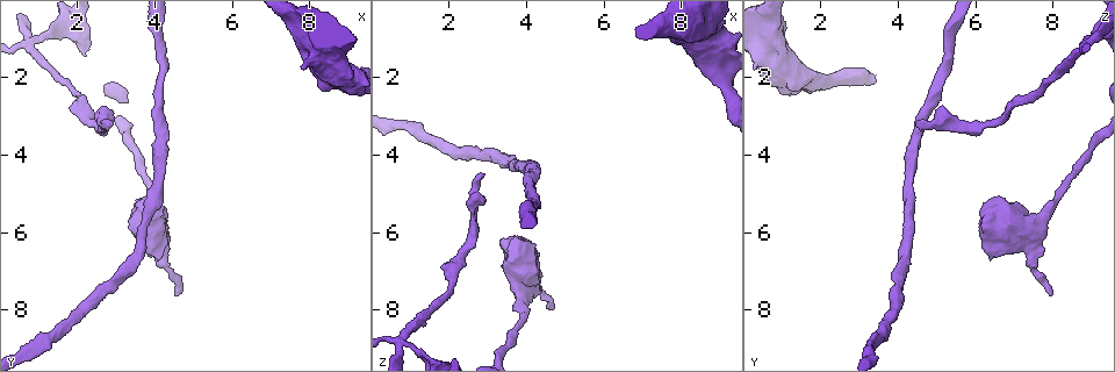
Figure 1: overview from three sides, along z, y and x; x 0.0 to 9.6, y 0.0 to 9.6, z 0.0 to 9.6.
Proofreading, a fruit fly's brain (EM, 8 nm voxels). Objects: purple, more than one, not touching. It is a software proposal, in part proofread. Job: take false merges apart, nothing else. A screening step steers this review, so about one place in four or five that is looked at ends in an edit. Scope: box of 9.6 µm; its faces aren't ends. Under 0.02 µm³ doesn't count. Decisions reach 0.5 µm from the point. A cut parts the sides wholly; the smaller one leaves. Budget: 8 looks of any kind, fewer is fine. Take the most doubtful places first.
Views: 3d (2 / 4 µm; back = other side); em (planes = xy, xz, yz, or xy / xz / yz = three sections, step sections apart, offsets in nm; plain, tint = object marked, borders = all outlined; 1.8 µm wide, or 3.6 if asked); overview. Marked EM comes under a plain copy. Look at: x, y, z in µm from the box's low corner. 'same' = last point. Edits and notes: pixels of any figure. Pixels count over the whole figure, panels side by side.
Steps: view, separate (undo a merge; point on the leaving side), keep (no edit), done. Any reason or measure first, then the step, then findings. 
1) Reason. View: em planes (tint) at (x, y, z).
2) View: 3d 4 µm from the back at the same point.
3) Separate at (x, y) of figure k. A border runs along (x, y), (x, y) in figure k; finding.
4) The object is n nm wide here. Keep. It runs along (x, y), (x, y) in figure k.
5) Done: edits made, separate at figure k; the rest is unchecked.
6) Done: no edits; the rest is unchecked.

Sharp bend. View: em planes (tint) at (0.80, 1.05, 8.85).

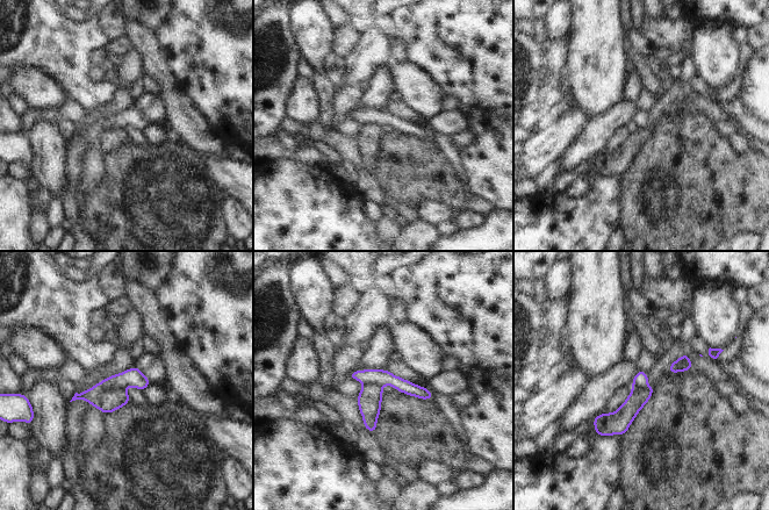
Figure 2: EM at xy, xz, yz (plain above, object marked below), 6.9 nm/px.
Separate at (113, 399) of figure 2. The part that leaves runs along (649, 389), (616, 423), (598, 432) in figure 2; two neurons meet here.

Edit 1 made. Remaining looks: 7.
Redraw. View: overview.

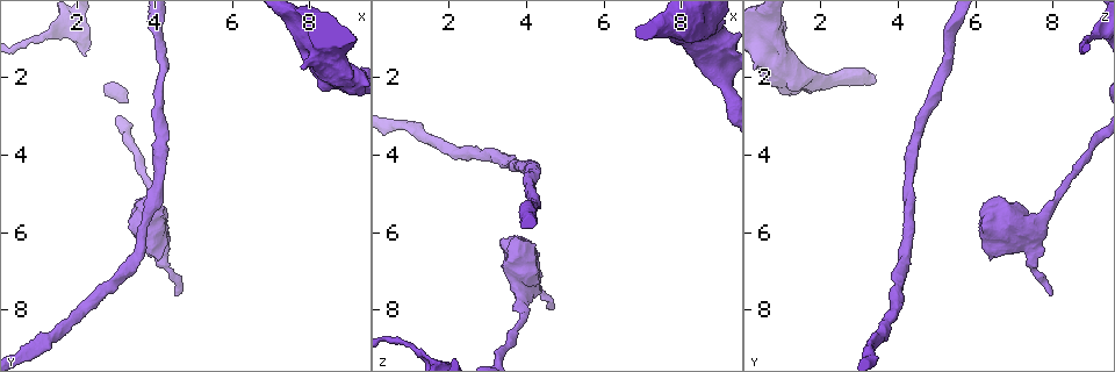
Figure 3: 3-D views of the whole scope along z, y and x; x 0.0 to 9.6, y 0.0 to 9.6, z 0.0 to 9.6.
View: em xz step 16 (tint) at (8.95, 2.10, 1.70).

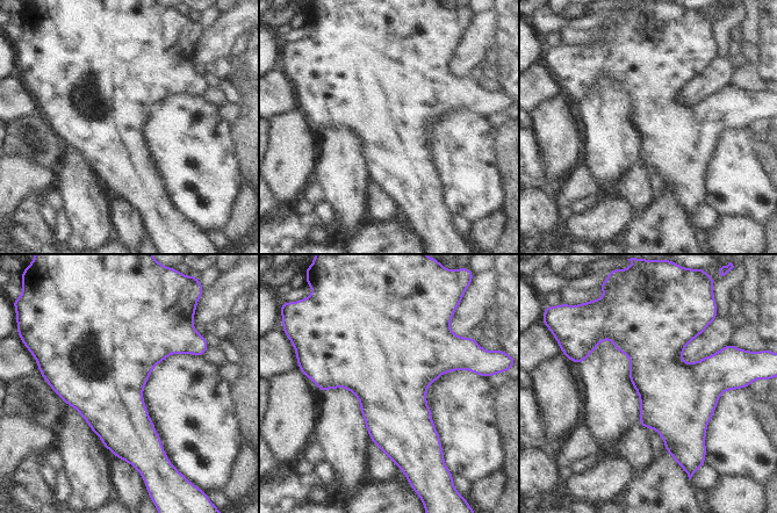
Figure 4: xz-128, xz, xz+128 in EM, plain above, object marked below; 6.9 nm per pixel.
Keep. All the same neuron.

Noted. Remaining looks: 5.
Calibre changes. View: 3d 4 µm at (3.90, 5.80, 7.55).

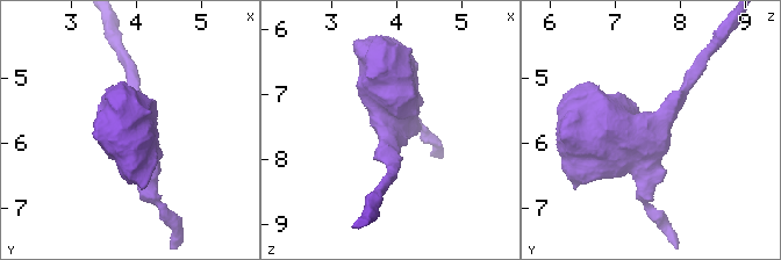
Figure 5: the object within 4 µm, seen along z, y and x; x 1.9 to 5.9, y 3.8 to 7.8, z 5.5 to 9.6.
Shape alone is not enough. View: em 3.6 µm planes (tint) at (3.85, 5.85, 7.50).

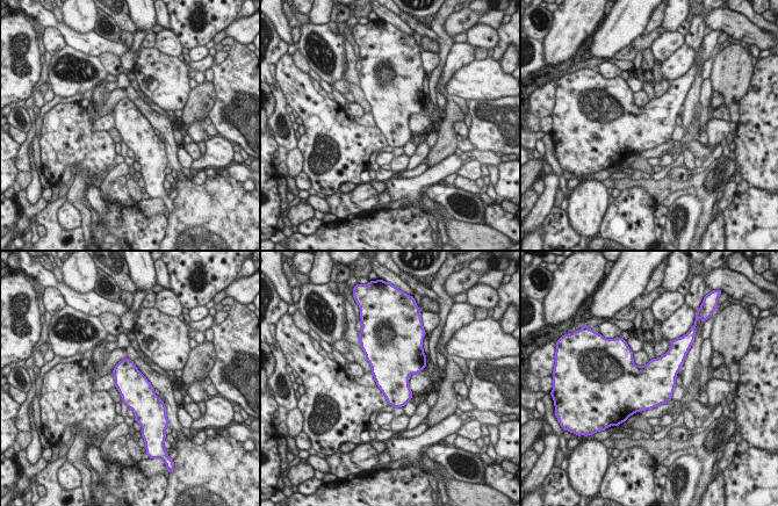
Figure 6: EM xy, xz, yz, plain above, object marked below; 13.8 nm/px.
Keep. All the same neuron.

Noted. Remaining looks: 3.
Done: edits made, separate at figure 2; the rest is unchecked.

